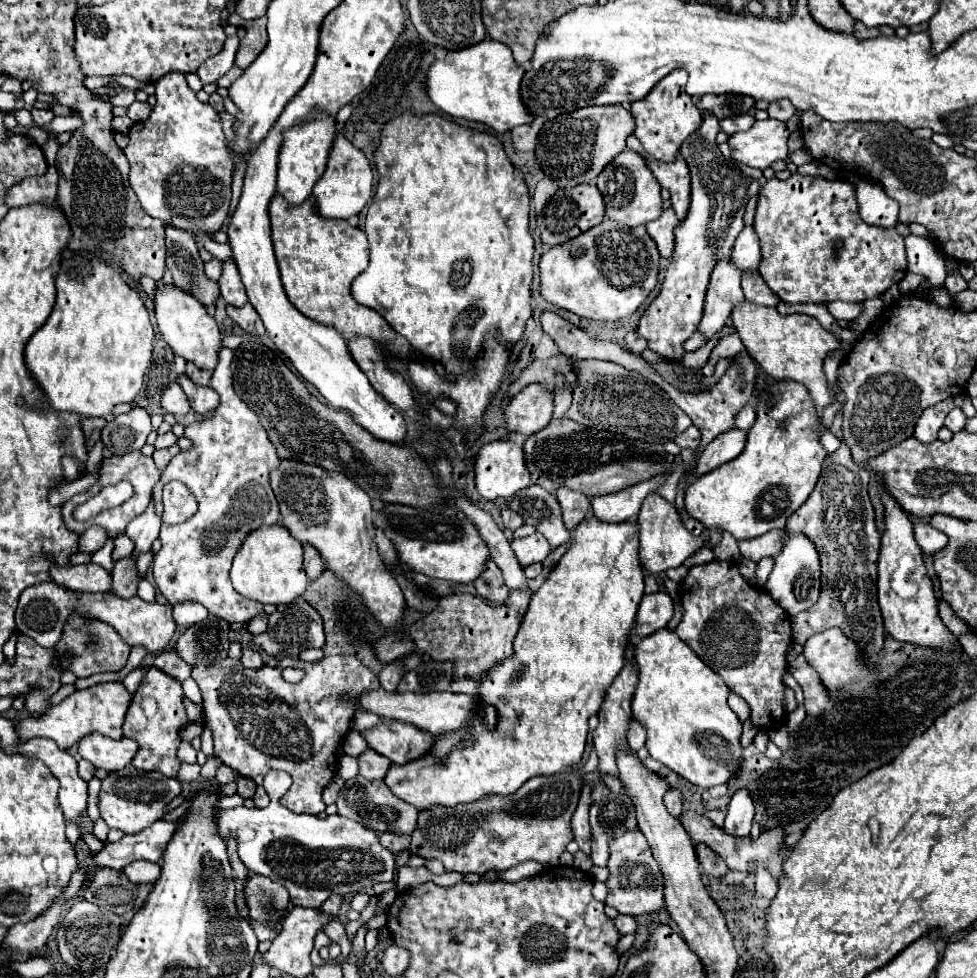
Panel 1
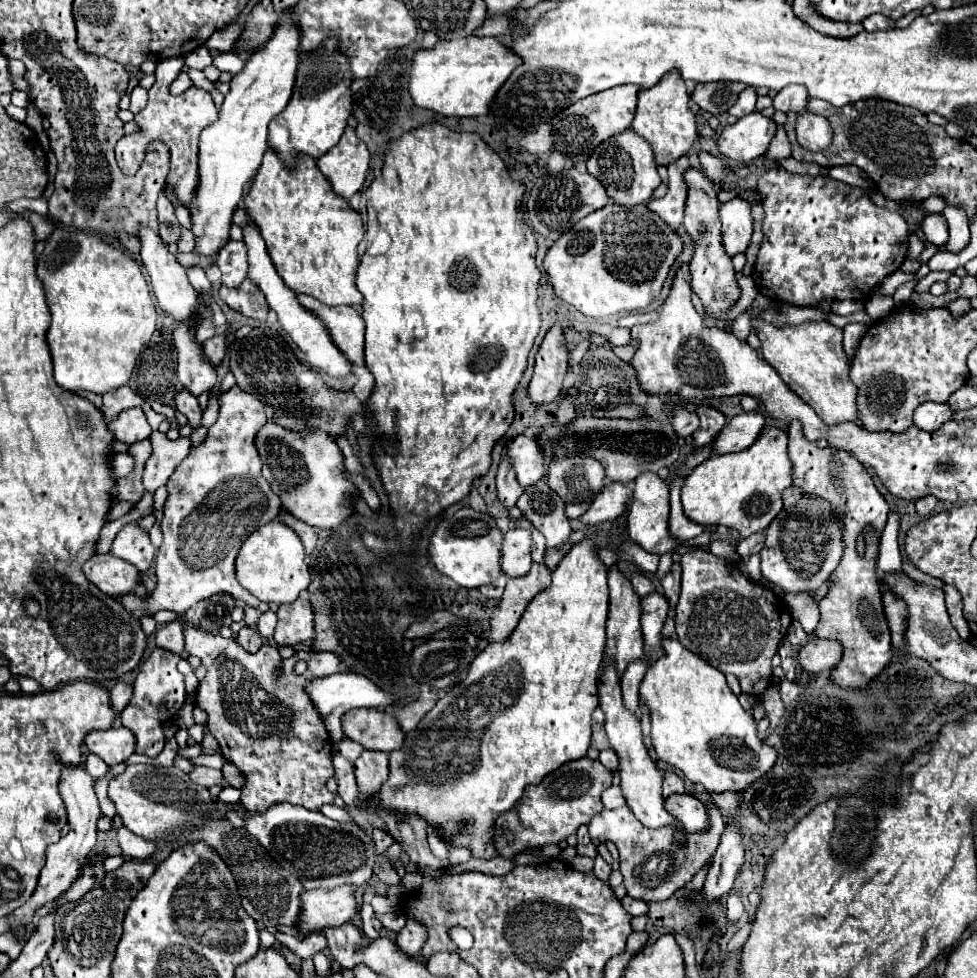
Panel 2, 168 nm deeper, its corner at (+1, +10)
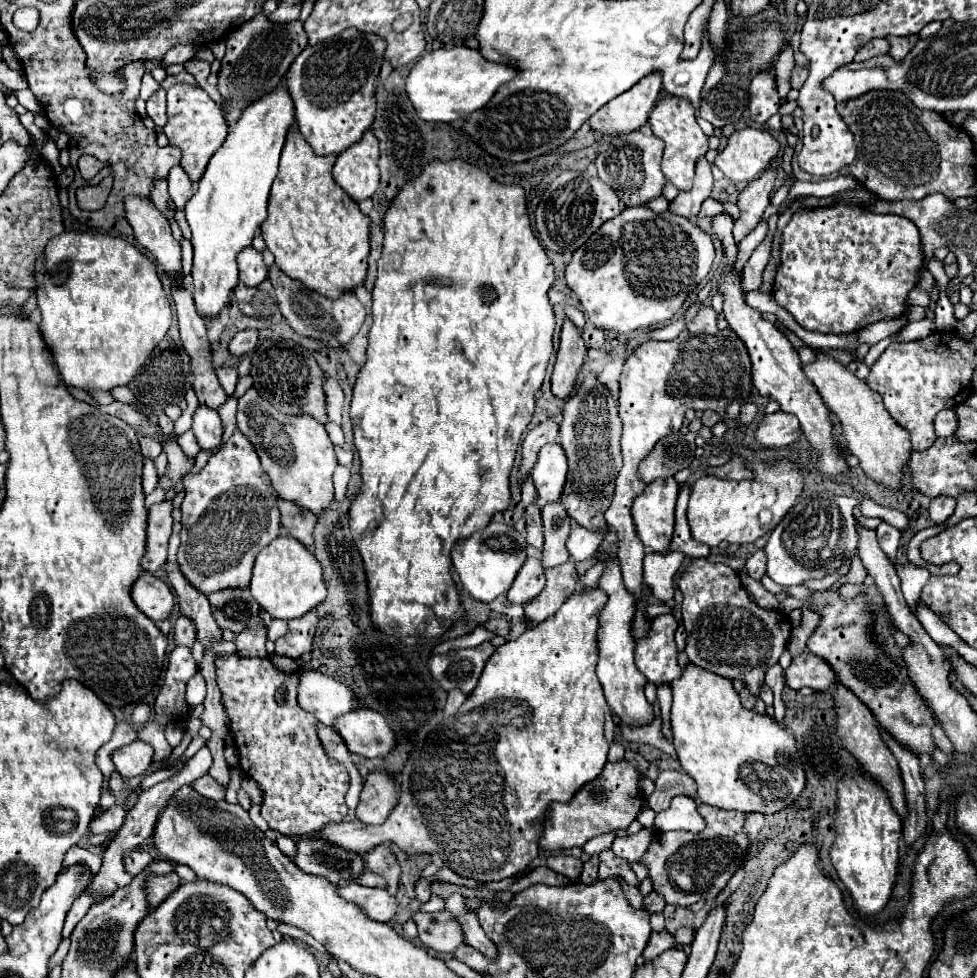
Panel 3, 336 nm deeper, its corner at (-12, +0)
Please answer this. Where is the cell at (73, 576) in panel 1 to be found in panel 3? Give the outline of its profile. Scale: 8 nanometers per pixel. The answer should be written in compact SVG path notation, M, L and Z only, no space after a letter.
M149 572L139 576L139 580L135 582L135 586L131 590L131 596L133 596L137 608L143 610L153 622L167 620L175 606L171 588Z

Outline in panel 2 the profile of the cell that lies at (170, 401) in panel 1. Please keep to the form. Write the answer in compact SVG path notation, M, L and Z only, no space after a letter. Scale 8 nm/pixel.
M178 390L174 394L174 404L176 404L176 410L178 412L182 412L184 416L188 416L188 424L192 428L198 428L200 426L202 412L200 412L200 406L198 406L196 396L192 396L188 390Z

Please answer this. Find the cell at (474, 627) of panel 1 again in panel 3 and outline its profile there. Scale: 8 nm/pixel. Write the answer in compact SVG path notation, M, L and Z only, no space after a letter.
M571 560L545 570L545 576L547 586L543 588L543 592L525 604L525 618L529 620L529 624L539 624L545 618L549 618L575 592L577 570L575 564L571 564Z

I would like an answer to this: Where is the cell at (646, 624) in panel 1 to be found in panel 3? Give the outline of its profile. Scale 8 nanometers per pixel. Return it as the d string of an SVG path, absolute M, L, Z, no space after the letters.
M663 614L651 620L651 632L643 640L637 640L635 646L635 664L645 674L649 682L665 684L681 676L677 664L675 648L675 630L679 622L673 614Z

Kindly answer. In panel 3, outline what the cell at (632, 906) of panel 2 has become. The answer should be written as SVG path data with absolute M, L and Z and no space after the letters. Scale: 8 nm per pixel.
M651 892L649 896L645 896L645 910L647 912L663 912L663 908L665 908L665 900L663 900L663 896L659 896L659 892Z

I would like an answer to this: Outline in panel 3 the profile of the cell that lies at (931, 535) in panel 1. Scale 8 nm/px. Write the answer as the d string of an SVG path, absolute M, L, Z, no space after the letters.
M937 496L935 500L931 500L929 506L929 516L935 524L943 524L955 510L955 498L949 496Z

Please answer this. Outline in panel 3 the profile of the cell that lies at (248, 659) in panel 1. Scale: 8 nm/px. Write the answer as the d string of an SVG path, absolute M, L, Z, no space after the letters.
M255 626L255 628L245 628L235 636L235 648L239 656L247 658L265 658L265 642L267 642L267 628L265 626Z

